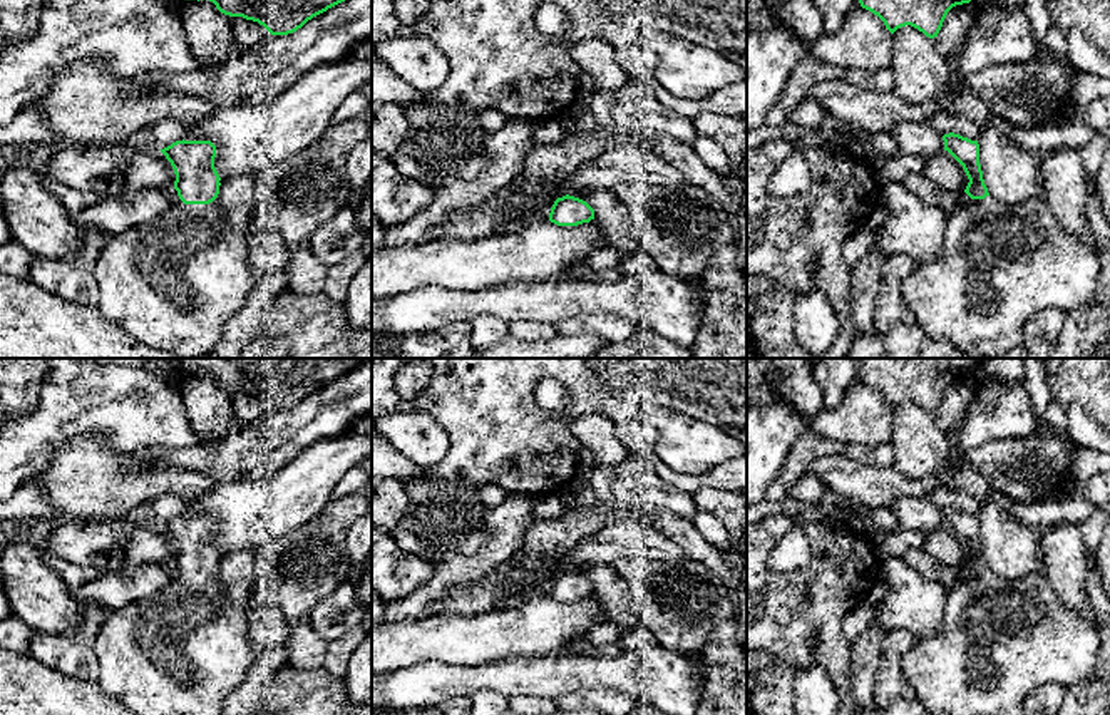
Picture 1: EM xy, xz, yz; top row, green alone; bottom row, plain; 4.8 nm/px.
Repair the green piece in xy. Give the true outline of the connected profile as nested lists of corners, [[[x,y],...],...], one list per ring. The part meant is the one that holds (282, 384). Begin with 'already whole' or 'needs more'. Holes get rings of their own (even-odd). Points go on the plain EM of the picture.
already whole; [[[171,358],[184,375],[209,375],[229,392],[258,397],[271,410],[288,410],[301,404],[313,392],[345,377],[367,358]]]

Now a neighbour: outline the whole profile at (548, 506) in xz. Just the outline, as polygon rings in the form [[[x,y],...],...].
[[[544,491],[534,497],[531,514],[537,522],[558,521],[564,517],[568,507],[563,504],[558,491]]]

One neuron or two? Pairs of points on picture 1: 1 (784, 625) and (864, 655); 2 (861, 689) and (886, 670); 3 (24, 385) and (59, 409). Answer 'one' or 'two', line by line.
1: two
2: two
3: two

